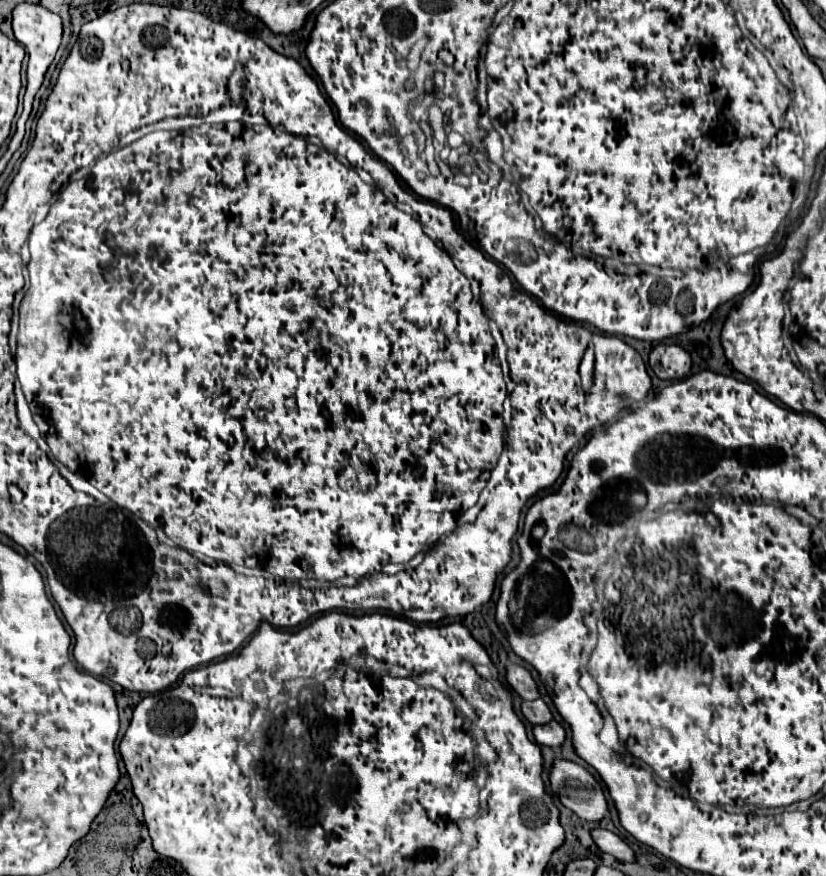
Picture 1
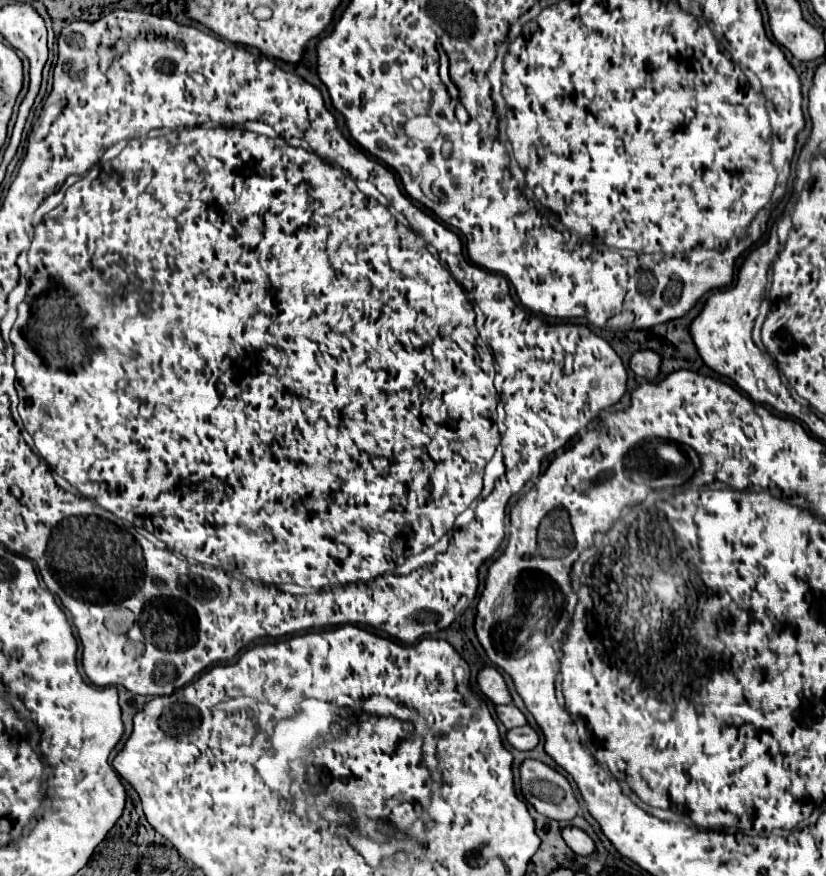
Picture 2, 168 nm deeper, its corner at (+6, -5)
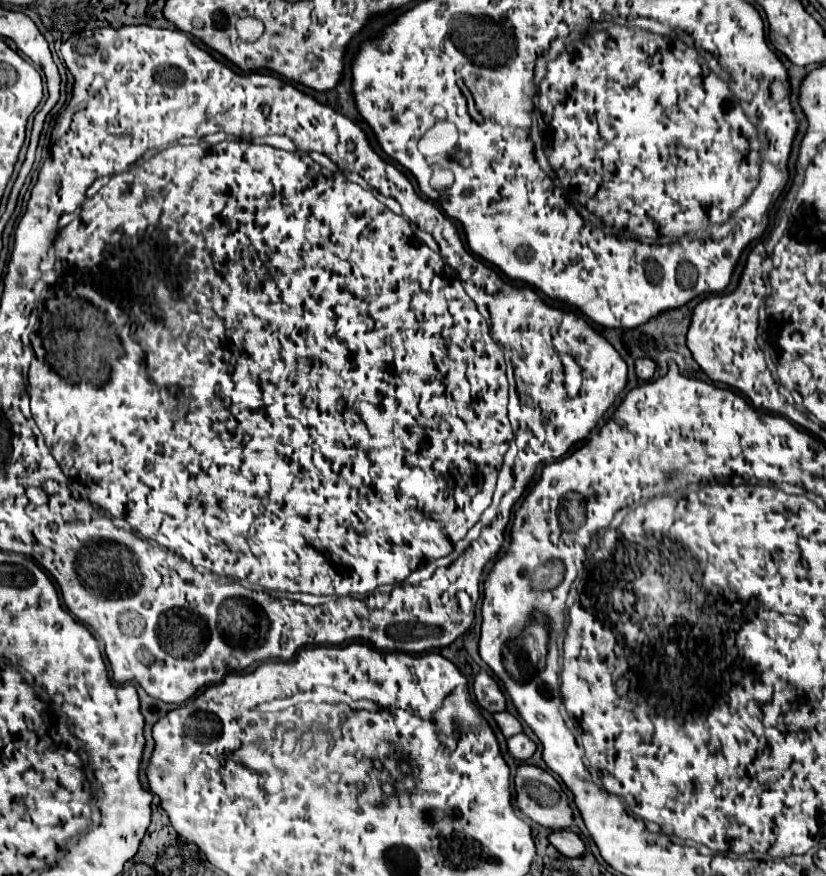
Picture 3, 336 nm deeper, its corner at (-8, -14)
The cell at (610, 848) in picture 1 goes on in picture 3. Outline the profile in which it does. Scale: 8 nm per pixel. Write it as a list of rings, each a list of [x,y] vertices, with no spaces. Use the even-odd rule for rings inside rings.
[[[566,829],[550,831],[548,839],[550,839],[550,845],[554,845],[556,851],[560,851],[566,857],[580,857],[584,853],[584,849],[586,849],[584,841],[576,833],[566,831]]]

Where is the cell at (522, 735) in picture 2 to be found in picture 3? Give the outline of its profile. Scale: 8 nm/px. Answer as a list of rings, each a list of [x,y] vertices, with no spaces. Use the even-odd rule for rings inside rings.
[[[518,733],[510,739],[506,739],[506,747],[508,747],[508,753],[520,761],[526,761],[536,751],[536,745],[524,733]]]

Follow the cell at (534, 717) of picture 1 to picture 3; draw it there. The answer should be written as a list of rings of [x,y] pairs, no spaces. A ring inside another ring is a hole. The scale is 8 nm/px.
[[[506,711],[496,713],[496,715],[494,715],[494,721],[496,721],[496,725],[498,725],[498,729],[502,731],[504,737],[512,737],[512,735],[516,735],[516,733],[522,733],[520,721],[518,721],[514,715],[506,713]]]

